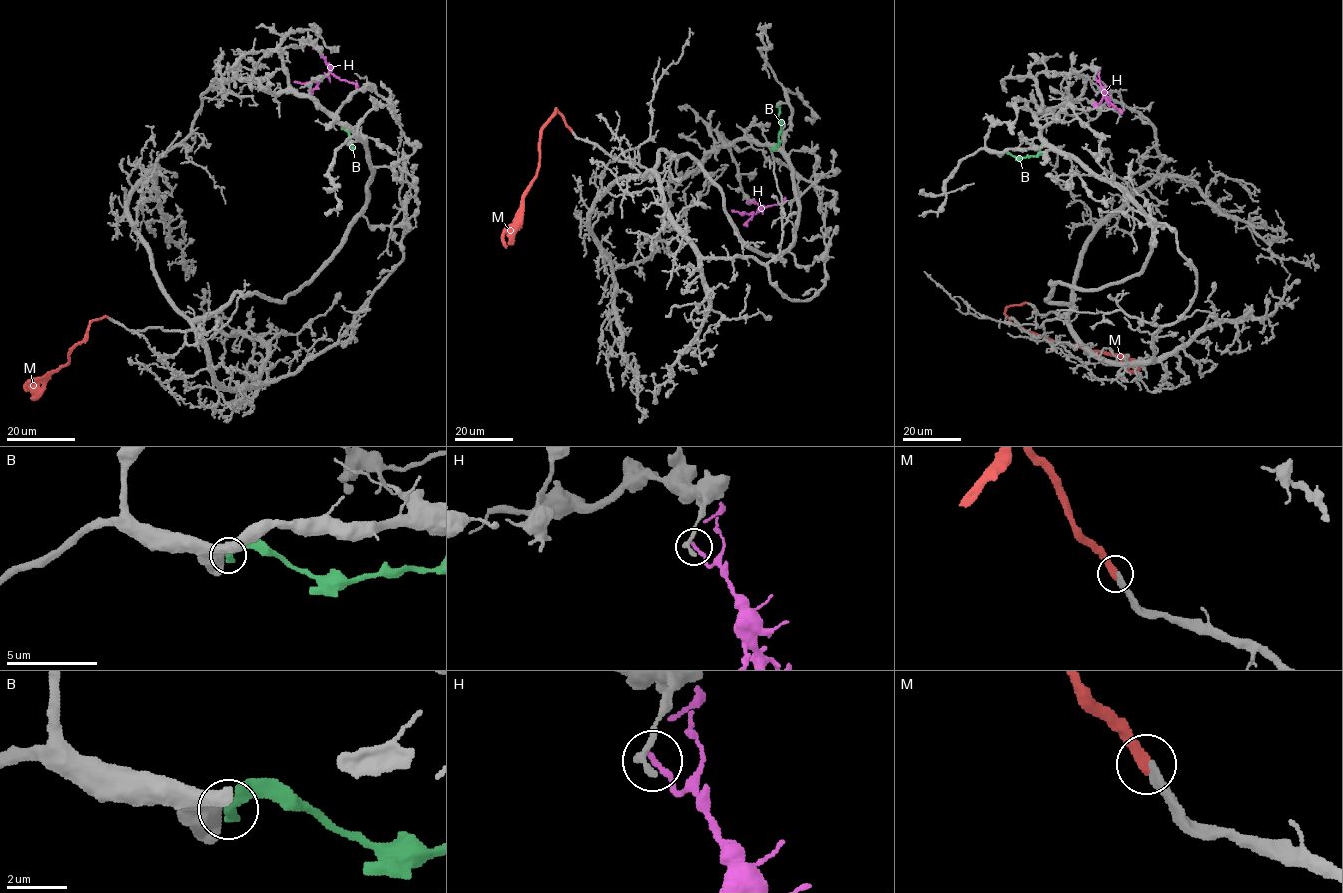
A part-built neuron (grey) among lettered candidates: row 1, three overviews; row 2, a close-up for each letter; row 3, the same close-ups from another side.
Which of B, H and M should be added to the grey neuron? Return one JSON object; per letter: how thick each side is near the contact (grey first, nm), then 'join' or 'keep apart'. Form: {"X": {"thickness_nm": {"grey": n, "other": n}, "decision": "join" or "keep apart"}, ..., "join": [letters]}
{"B": {"thickness_nm": {"grey": 600, "other": 420}, "decision": "keep apart"}, "H": {"thickness_nm": {"grey": 320, "other": 190}, "decision": "keep apart"}, "M": {"thickness_nm": {"grey": 320, "other": 380}, "decision": "join"}, "join": ["M"]}

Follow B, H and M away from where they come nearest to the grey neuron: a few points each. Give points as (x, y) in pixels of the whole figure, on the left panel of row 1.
B: (349, 142), (343, 124)
H: (319, 54), (329, 72), (315, 82), (294, 81)
M: (108, 317), (94, 319), (88, 335), (70, 351), (65, 365), (48, 376), (31, 379), (26, 385), (30, 386)

